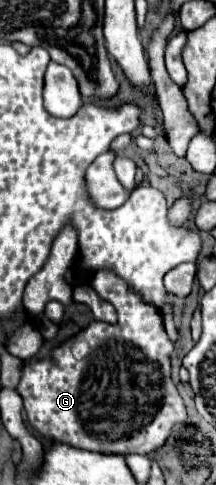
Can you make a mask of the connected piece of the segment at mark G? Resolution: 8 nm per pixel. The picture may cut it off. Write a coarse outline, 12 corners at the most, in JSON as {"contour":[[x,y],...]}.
{"contour":[[113,272],[117,324],[25,366],[45,440],[151,454],[187,420],[159,310]]}

